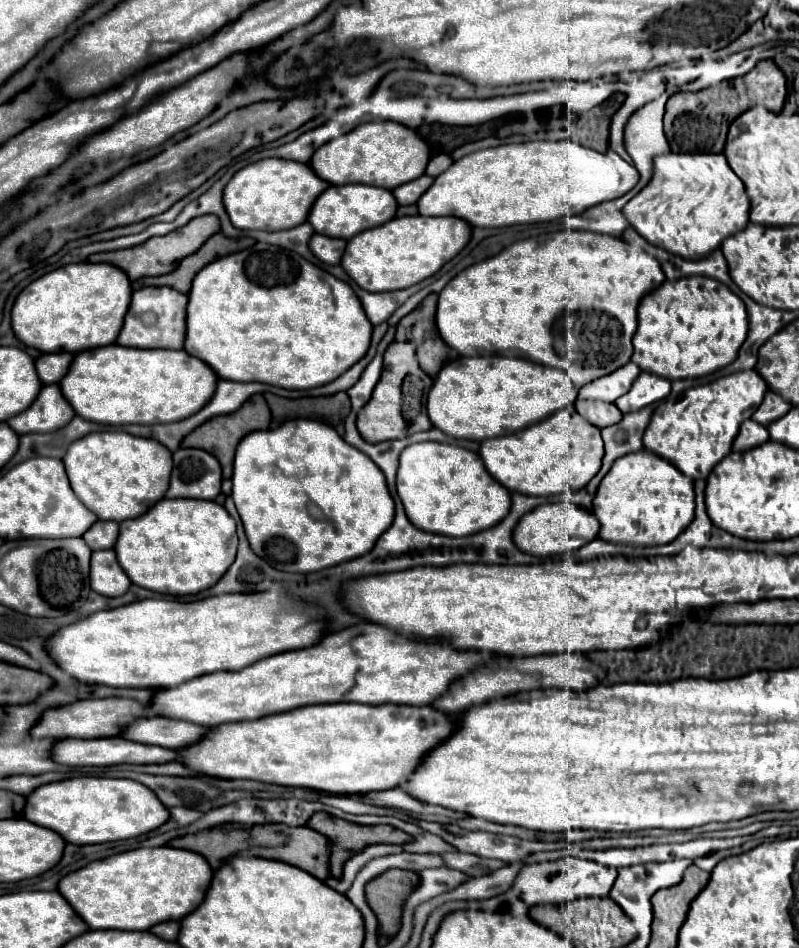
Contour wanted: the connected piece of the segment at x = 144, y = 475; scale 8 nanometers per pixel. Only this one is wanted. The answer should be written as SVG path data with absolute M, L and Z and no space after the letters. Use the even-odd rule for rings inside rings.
M92 432L68 446L68 452L64 456L64 466L72 490L86 508L90 508L99 520L122 522L142 516L158 500L164 498L172 472L172 452L152 438L132 436L128 432Z

